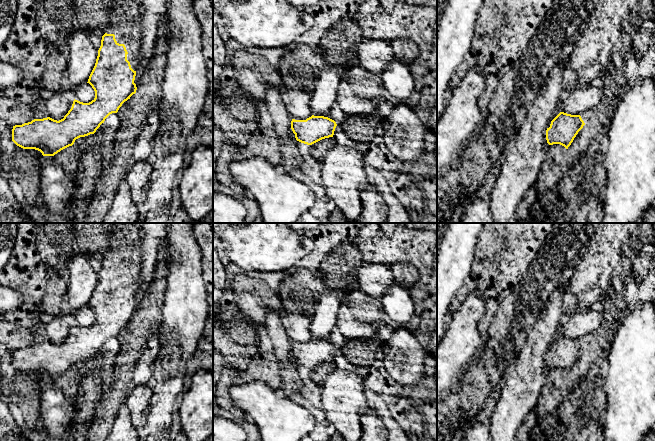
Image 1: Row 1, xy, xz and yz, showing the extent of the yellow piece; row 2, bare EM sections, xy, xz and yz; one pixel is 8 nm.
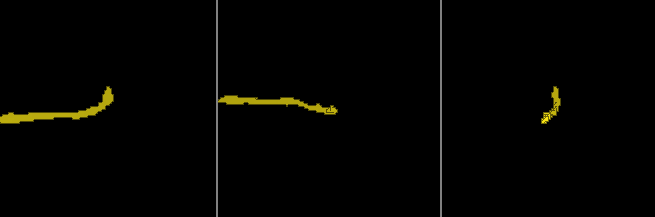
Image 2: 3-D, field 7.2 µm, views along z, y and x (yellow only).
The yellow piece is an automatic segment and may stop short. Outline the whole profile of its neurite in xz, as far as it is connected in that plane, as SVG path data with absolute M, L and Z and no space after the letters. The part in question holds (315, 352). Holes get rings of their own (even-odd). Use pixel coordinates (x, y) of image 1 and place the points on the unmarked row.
M314 340L306 344L291 345L291 353L297 365L312 369L322 363L333 361L337 348L324 340Z

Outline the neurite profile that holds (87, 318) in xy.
M84 307L76 312L73 321L80 326L89 327L94 324L95 315L89 307Z

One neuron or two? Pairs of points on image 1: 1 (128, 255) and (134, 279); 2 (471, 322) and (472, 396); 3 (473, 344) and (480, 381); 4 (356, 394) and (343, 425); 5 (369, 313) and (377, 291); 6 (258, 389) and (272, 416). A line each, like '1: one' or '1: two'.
1: one
2: two
3: two
4: one
5: two
6: one

